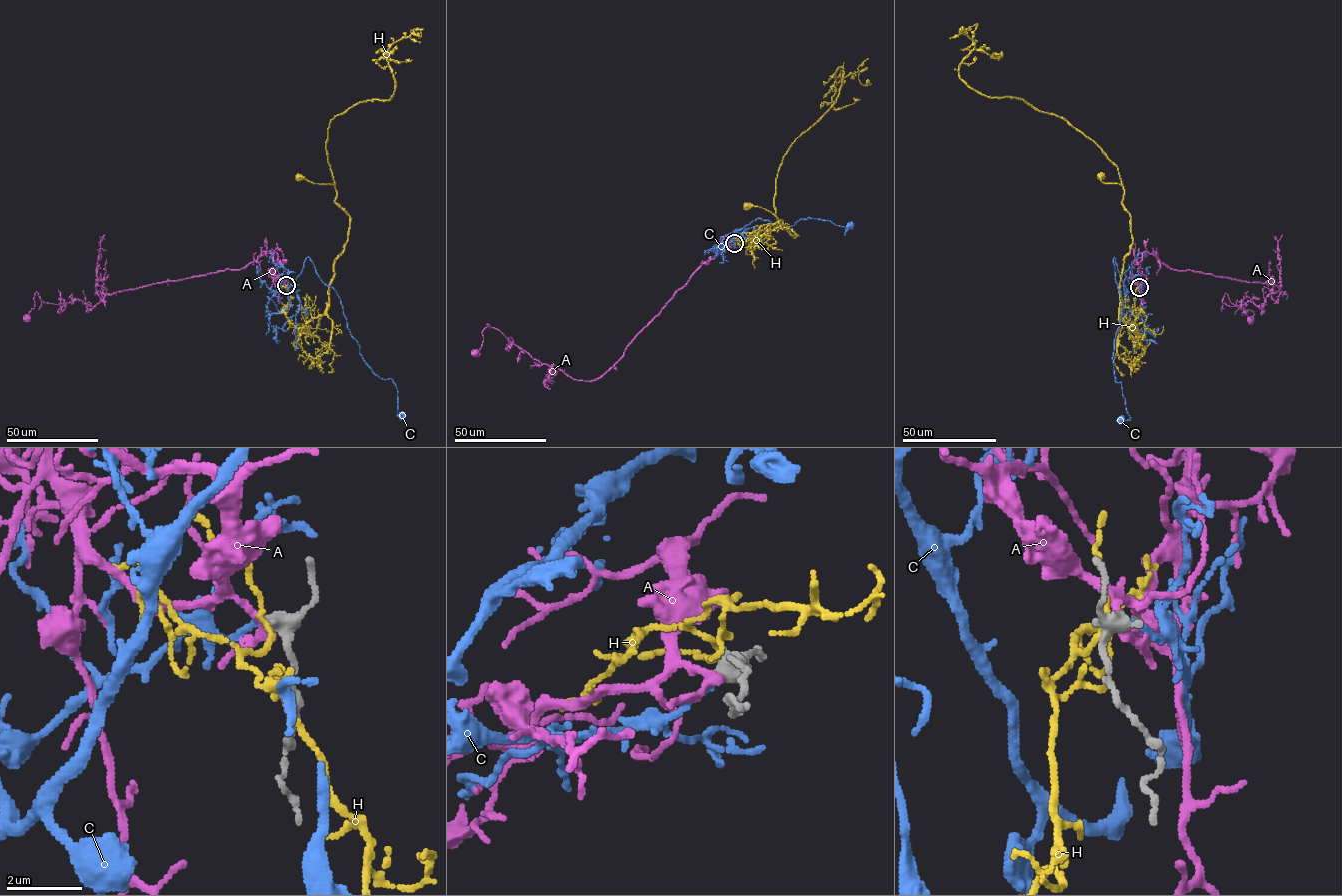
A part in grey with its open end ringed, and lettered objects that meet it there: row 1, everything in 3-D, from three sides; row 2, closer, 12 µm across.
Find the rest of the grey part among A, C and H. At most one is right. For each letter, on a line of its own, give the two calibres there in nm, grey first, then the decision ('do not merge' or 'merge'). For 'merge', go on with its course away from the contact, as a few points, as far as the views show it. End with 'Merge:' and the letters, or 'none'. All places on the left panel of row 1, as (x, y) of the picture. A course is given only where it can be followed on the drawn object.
A: 400 nm thick on the grey side, 200 nm on the other; do not merge
C: 400 nm thick on the grey side, 160 nm on the other; merge; it runs (286, 285), (273, 295), (309, 258), (340, 298), (363, 360), (396, 386), (400, 415)
H: 400 nm thick on the grey side, 120 nm on the other; do not merge
Merge: C

